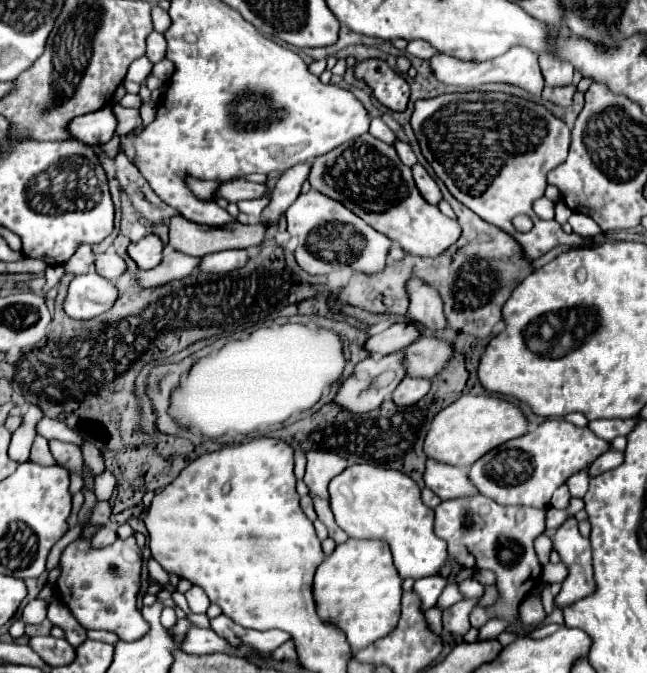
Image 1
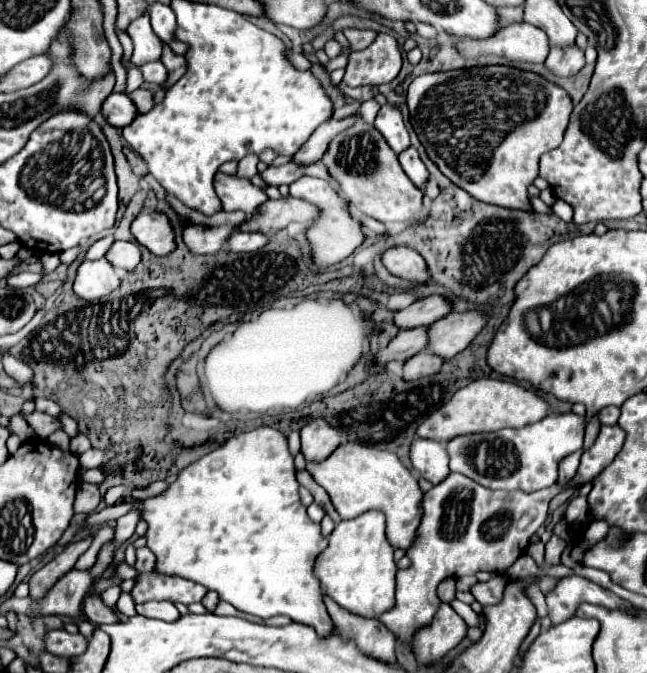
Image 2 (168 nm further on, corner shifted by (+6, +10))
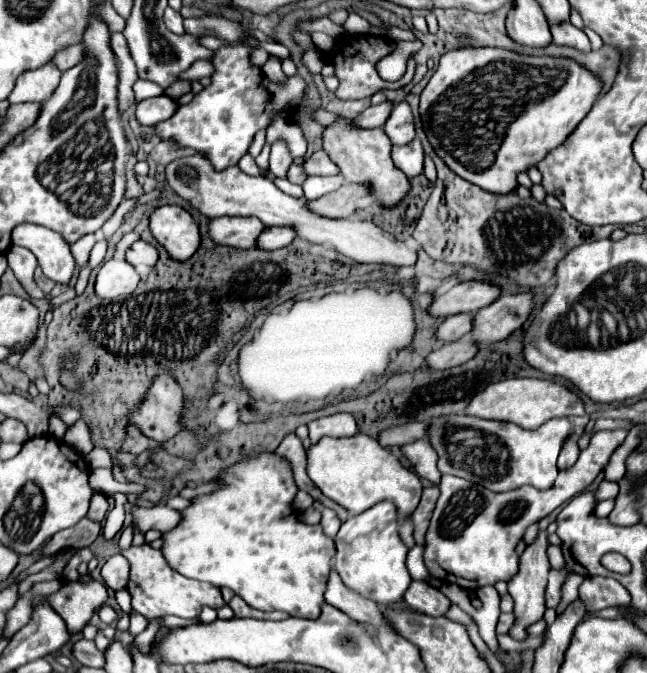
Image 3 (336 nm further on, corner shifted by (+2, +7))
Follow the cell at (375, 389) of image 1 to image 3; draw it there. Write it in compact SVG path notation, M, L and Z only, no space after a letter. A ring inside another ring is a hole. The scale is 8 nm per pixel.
M454 314L454 316L448 316L436 330L436 340L442 342L442 344L448 344L448 342L454 342L454 340L460 340L462 336L466 336L472 328L472 316L464 316L464 314Z

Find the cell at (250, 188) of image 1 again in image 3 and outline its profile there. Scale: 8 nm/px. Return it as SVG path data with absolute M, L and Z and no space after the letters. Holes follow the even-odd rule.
M318 150L314 152L304 164L304 174L306 176L336 176L338 174L338 168L336 164L328 158L328 154L324 150Z

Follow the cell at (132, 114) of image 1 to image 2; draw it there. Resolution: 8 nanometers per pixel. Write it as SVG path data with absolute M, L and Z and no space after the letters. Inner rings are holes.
M136 89L136 93L130 95L136 105L140 105L140 113L148 113L154 107L154 93L148 89Z

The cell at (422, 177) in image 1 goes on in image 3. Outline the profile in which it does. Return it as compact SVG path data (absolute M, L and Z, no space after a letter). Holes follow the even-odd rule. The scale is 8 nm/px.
M412 140L406 146L392 148L392 160L396 168L400 168L408 178L416 178L424 172L424 150L420 140Z

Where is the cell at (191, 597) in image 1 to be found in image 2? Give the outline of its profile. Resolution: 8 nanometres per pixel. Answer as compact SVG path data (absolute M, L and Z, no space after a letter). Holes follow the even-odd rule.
M148 547L136 549L136 577L134 577L134 587L130 591L132 599L136 603L146 603L146 601L170 601L170 603L196 603L202 601L206 595L206 587L176 577L176 575L162 575L156 571L156 557Z

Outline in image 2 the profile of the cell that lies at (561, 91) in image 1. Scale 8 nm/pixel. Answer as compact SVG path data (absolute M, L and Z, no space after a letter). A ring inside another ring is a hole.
M574 43L566 47L550 47L546 67L560 77L570 77L584 67L584 51Z

